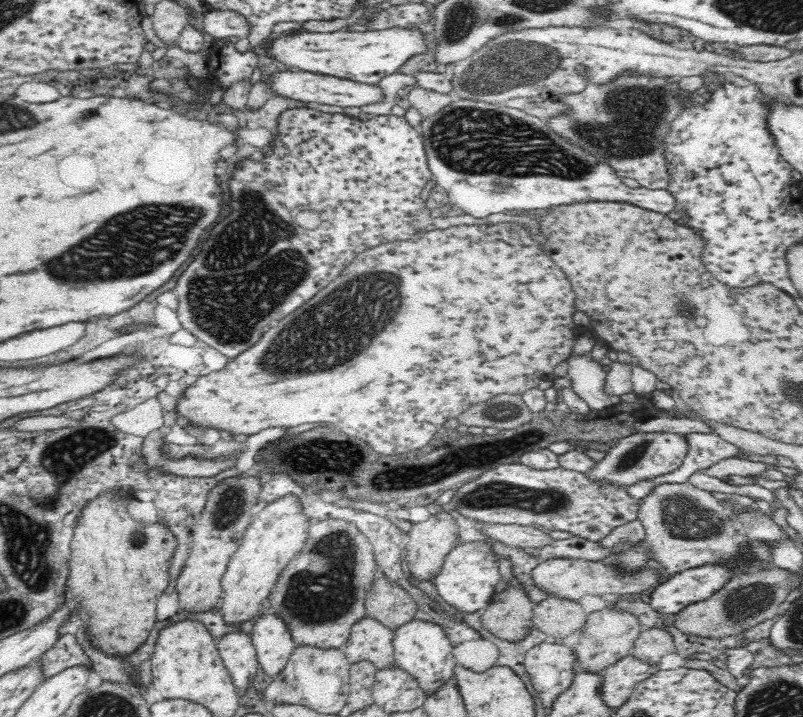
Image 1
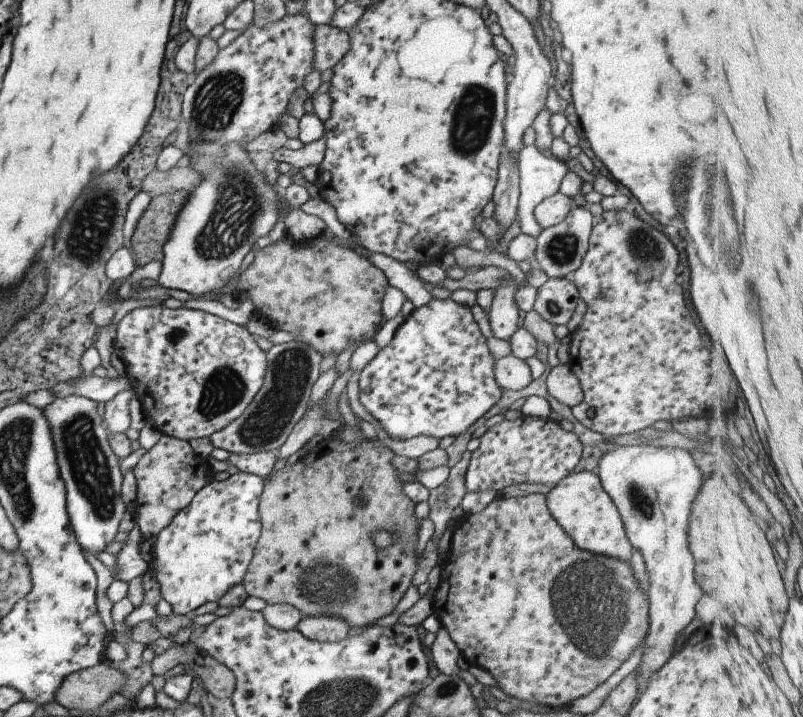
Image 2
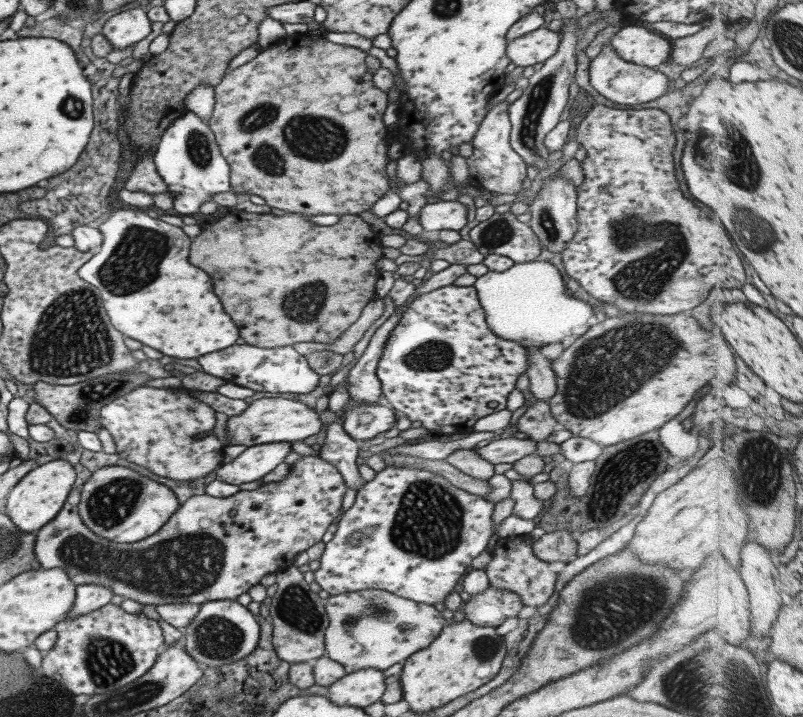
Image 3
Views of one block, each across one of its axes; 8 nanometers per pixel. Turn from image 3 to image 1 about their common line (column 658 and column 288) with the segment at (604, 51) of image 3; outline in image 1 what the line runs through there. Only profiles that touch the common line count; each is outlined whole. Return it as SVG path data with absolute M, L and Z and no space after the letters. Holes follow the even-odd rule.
M307 71L276 72L272 76L272 83L268 85L273 92L286 98L296 99L302 102L317 102L317 104L330 104L330 106L342 106L342 108L352 108L352 106L366 106L382 102L385 98L384 91L378 84L366 84L338 78L330 75L313 74Z

